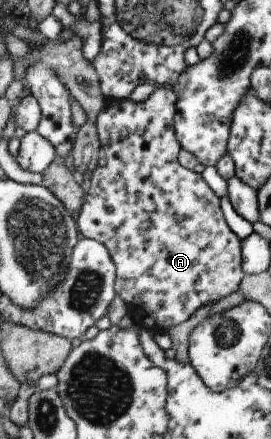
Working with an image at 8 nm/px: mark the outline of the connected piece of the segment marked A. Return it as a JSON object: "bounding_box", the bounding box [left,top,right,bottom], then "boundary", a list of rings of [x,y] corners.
{"bounding_box":[77,86,246,331],"boundary":[[[161,86],[158,88],[148,100],[144,102],[132,102],[130,99],[111,100],[105,106],[104,110],[98,116],[97,128],[94,134],[101,142],[103,147],[106,165],[96,168],[92,174],[91,187],[87,193],[87,200],[80,214],[77,215],[77,226],[83,237],[87,237],[101,244],[104,244],[111,253],[112,260],[117,268],[116,292],[125,304],[130,308],[130,314],[140,320],[143,327],[162,328],[162,331],[170,330],[176,326],[182,325],[182,322],[187,322],[206,304],[212,304],[227,298],[230,294],[238,293],[238,288],[244,280],[246,272],[243,268],[243,240],[240,240],[230,226],[226,224],[224,212],[222,212],[222,204],[218,194],[206,182],[204,176],[196,174],[192,170],[187,170],[178,162],[178,154],[180,154],[181,146],[177,141],[176,136],[176,106],[178,104],[178,94],[174,92],[172,86]]]}

